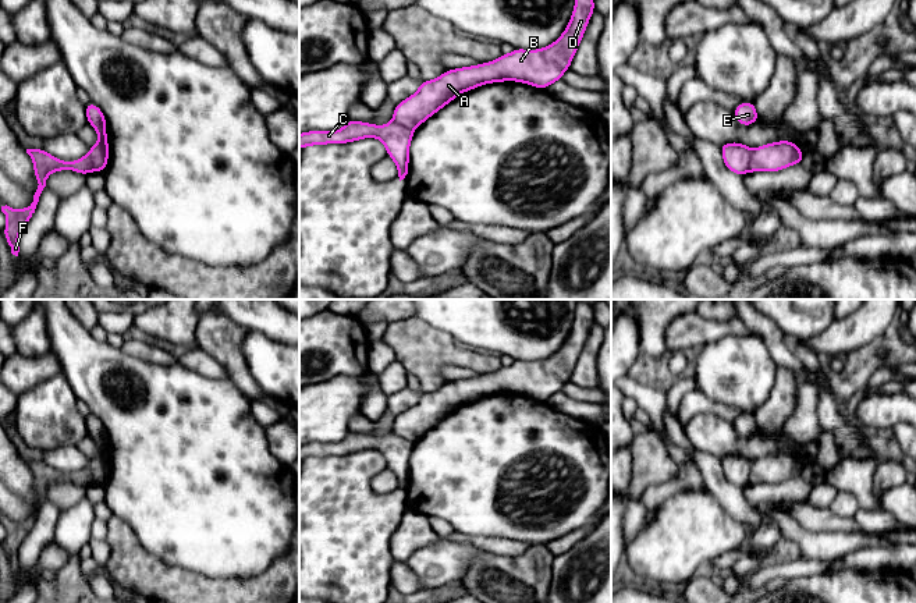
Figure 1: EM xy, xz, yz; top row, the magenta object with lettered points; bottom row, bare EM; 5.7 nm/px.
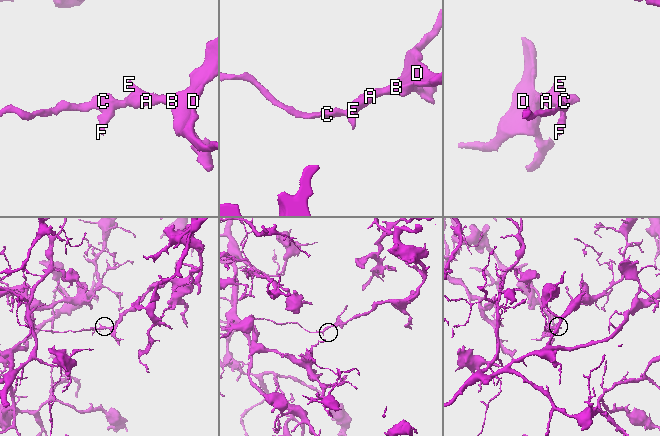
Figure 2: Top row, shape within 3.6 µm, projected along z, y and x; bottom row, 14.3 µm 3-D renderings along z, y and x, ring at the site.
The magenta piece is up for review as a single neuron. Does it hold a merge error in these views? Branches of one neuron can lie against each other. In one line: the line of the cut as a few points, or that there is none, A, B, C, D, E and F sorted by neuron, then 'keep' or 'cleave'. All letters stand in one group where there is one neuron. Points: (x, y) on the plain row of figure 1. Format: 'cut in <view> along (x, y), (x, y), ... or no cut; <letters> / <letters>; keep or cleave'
cut in yz along (752, 461), (748, 482); A B D E / C F; cleave

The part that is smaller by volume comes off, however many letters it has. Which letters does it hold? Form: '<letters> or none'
A, B, D, E

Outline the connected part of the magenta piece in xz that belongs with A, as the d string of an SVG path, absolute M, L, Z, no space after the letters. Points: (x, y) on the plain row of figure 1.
M578 302L568 338L555 354L544 361L514 361L490 375L447 382L432 393L422 393L412 408L395 416L393 433L416 441L458 407L484 396L515 393L544 402L569 382L593 324L593 306Z

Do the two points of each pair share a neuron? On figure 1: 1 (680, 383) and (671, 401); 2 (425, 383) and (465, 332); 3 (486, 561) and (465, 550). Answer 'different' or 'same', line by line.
1: same
2: different
3: different

